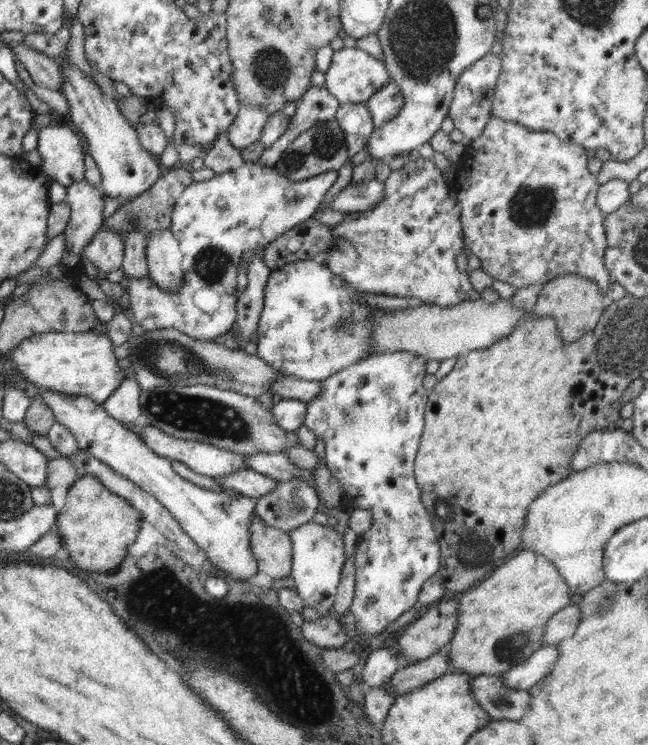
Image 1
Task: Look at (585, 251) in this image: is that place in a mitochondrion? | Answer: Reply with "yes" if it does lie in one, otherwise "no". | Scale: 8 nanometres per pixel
no

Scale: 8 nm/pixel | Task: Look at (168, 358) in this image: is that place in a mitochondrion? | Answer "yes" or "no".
yes

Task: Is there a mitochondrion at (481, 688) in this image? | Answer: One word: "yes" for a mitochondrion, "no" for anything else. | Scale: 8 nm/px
no

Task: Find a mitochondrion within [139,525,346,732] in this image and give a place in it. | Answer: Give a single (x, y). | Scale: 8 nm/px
(326, 702)

